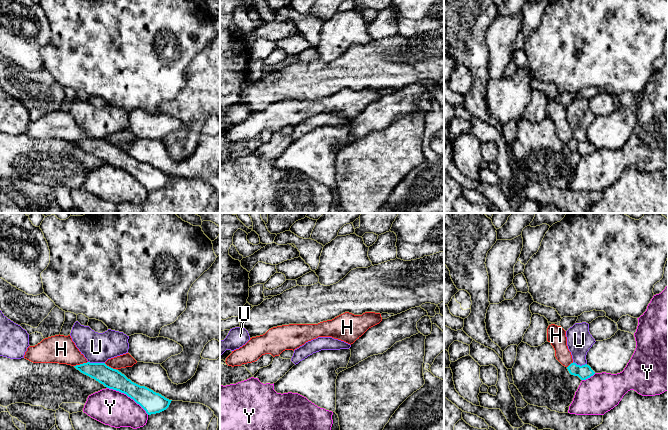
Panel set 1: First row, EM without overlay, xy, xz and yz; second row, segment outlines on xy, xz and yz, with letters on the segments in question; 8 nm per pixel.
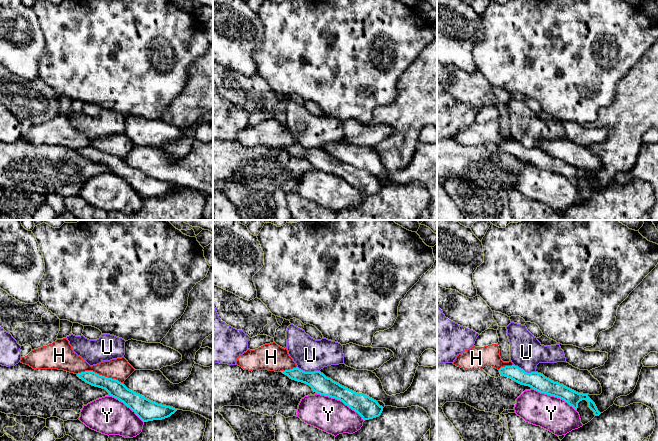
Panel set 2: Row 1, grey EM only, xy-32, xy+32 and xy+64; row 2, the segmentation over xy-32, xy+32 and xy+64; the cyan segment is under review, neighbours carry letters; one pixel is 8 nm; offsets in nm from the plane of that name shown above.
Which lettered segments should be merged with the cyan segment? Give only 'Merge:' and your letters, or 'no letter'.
Merge: no letter

